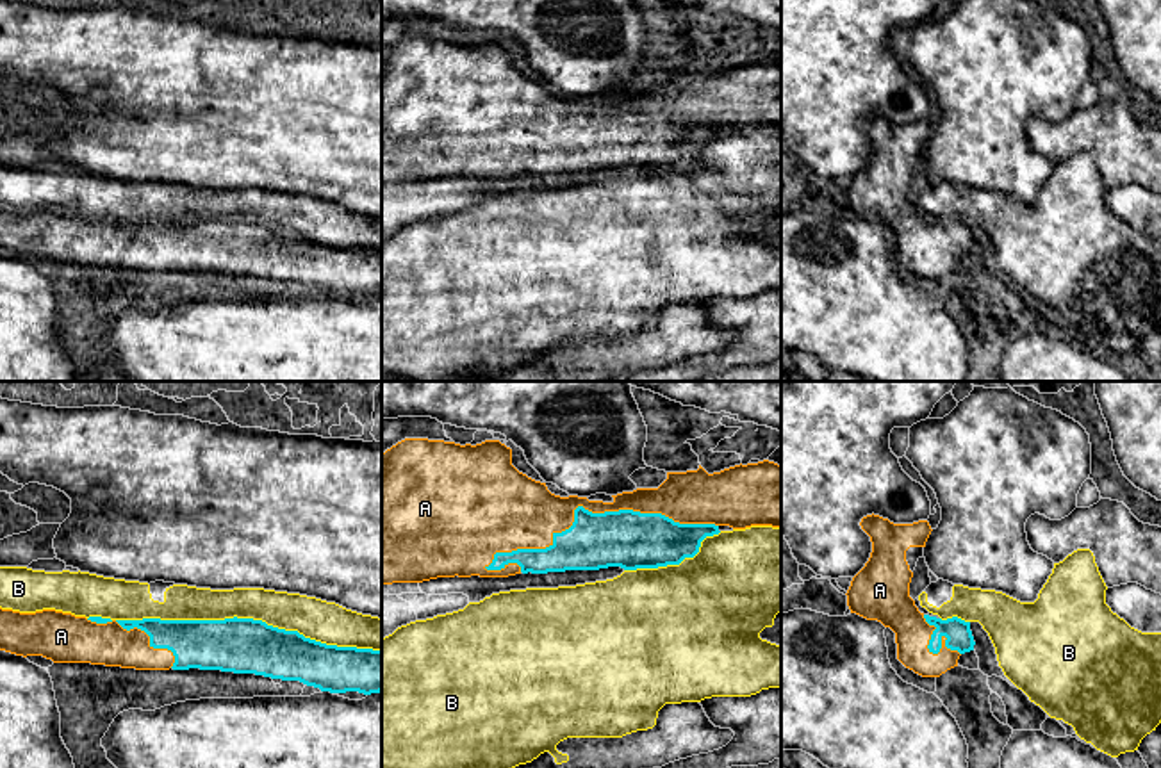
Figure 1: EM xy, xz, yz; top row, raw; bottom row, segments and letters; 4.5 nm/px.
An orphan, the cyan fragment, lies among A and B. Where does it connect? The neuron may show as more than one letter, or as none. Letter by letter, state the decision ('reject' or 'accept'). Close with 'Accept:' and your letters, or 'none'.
A: accept
B: reject
Accept: A

